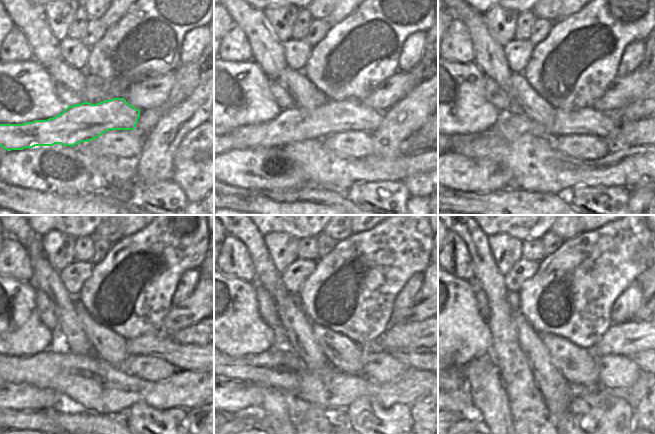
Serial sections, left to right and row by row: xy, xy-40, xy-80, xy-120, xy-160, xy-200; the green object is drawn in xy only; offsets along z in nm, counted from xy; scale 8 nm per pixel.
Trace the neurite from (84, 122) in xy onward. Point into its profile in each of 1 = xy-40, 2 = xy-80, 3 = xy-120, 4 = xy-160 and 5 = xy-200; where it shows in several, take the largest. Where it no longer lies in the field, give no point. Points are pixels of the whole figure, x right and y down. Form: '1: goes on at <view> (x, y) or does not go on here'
1: goes on at xy-40 (295, 124)
2: goes on at xy-80 (621, 133)
3: goes on at xy-120 (193, 357)
4: goes on at xy-160 (417, 358)
5: goes on at xy-200 (641, 359)

